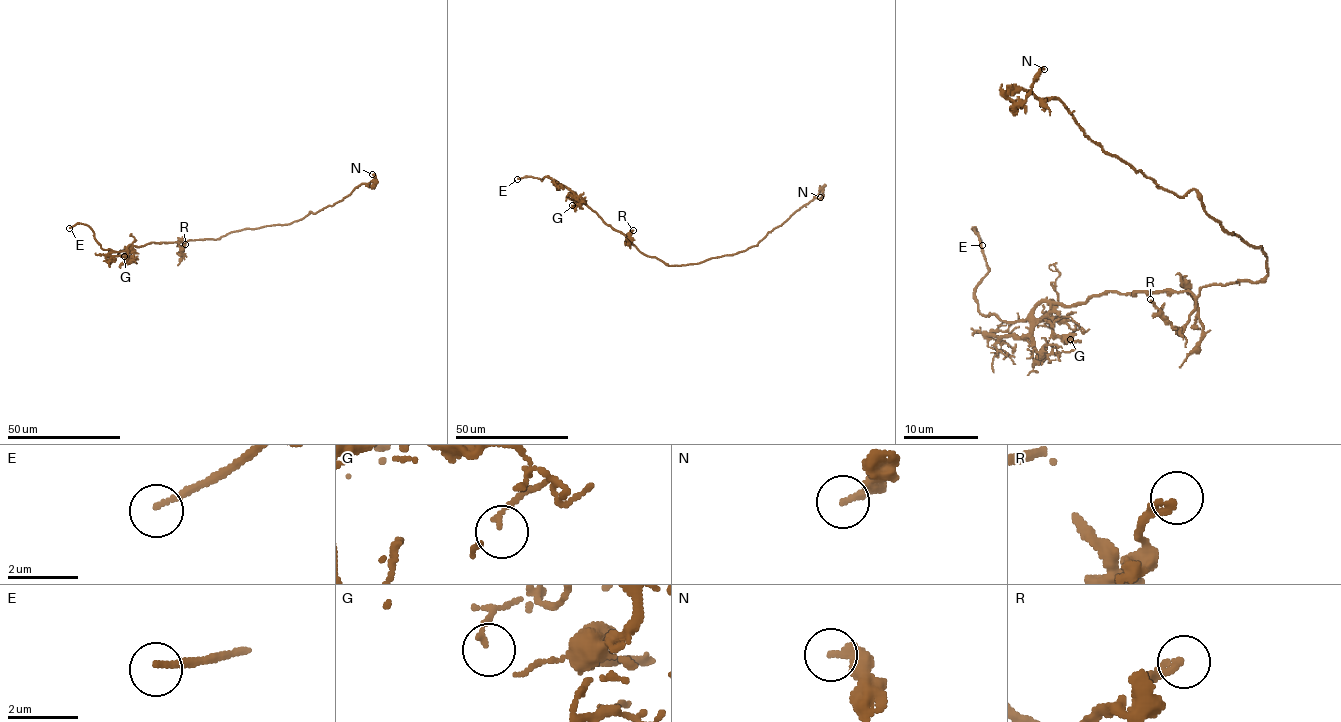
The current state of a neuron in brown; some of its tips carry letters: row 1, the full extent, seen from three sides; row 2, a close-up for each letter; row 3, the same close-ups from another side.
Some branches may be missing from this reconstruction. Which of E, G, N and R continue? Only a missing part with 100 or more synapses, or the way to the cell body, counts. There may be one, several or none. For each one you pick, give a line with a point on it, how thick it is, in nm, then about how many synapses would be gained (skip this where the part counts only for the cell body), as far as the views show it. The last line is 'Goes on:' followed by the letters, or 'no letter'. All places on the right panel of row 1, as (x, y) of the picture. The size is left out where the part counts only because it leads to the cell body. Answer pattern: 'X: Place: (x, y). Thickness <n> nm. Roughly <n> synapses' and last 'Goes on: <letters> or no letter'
E: Place: (982, 245). Thickness 190 nm
Goes on: E

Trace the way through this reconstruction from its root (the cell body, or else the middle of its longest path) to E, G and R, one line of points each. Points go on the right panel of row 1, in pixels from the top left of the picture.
E: (1267, 267), (1256, 282), (1195, 296), (1102, 292), (1004, 322), (978, 309), (987, 262), (974, 230), (982, 245)
G: (1267, 267), (1256, 282), (1205, 284), (1195, 296), (1102, 292), (1053, 303), (1045, 314), (1081, 329), (1070, 339)
R: (1267, 267), (1267, 273), (1256, 282), (1205, 284), (1195, 297), (1195, 309), (1180, 327), (1175, 327), (1150, 299)

